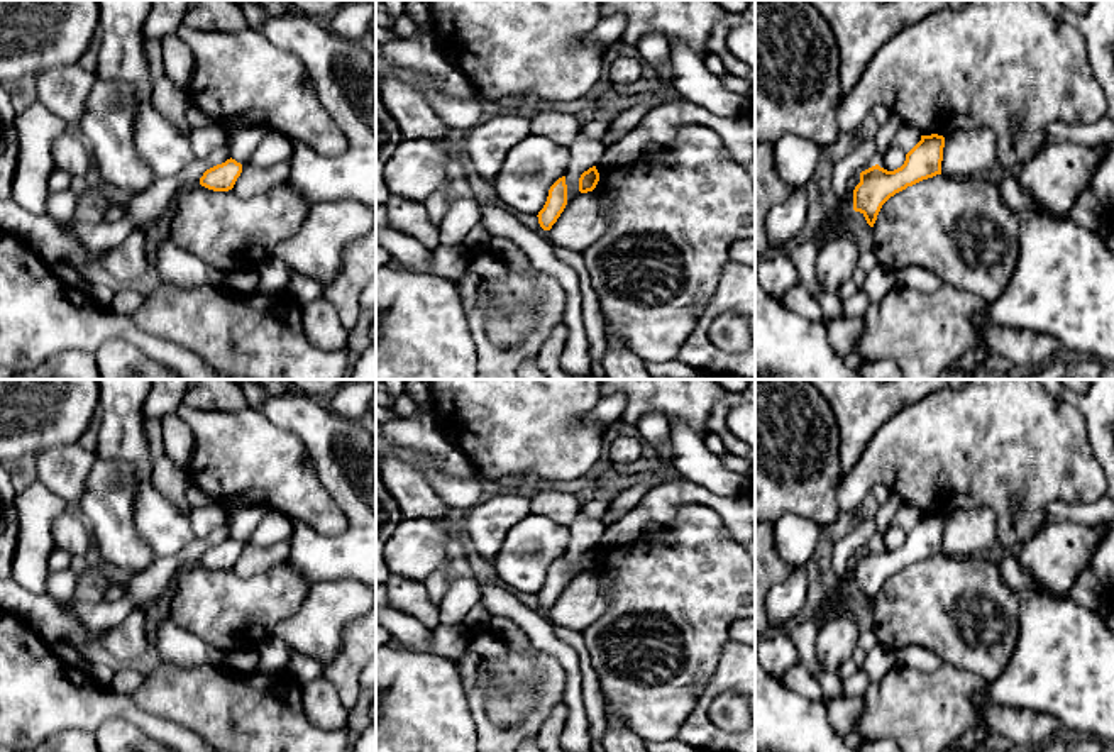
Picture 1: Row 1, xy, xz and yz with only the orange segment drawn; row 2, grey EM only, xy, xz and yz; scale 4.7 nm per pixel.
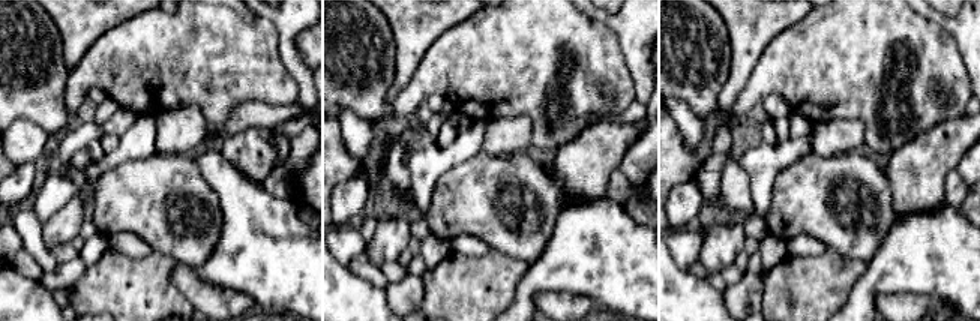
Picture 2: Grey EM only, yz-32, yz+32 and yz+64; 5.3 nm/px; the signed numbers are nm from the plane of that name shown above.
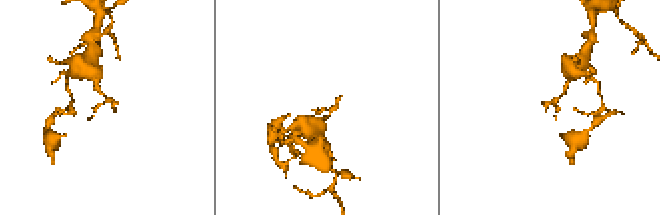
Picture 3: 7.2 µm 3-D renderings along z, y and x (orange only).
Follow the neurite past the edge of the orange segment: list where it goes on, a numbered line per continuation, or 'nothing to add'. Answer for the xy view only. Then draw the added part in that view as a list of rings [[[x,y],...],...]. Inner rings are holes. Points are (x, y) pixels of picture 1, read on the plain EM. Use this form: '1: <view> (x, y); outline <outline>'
nothing to add

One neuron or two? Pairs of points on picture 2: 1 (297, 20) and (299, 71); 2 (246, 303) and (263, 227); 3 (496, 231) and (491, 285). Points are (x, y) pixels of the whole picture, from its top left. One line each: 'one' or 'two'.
1: one
2: two
3: two

